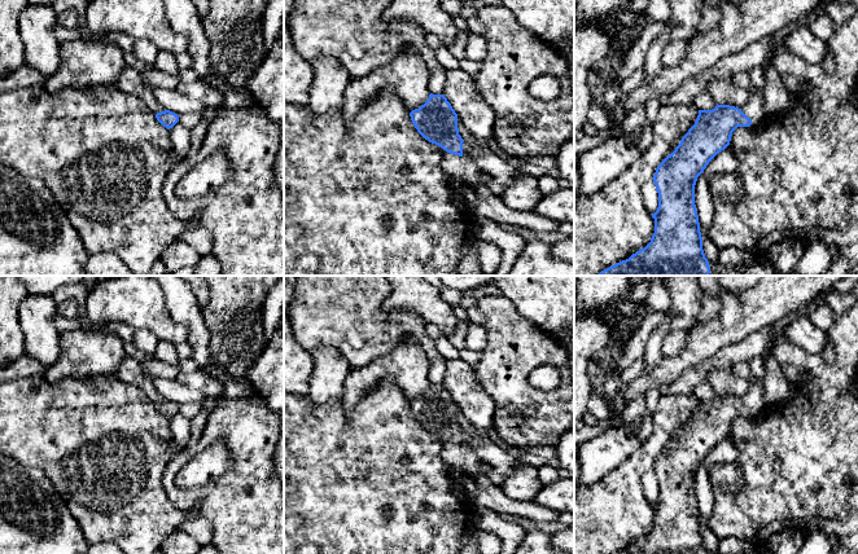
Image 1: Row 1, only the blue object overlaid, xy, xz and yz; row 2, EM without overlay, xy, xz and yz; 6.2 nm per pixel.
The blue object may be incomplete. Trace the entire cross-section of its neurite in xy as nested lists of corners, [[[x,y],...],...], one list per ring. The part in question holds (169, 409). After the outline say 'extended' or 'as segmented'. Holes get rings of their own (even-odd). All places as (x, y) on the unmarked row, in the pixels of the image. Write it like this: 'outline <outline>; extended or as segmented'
outline [[[127,356],[115,371],[115,377],[123,383],[140,388],[167,419],[179,412],[178,404],[158,393],[153,384],[153,378],[144,371],[140,360]]]; extended

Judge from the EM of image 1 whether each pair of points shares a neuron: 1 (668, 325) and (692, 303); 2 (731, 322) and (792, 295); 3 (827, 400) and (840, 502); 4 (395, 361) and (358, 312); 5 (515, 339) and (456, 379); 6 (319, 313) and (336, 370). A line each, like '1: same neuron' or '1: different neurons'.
1: same neuron
2: same neuron
3: same neuron
4: different neurons
5: different neurons
6: different neurons

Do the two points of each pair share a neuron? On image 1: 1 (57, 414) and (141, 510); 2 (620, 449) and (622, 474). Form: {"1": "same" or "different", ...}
{"1": "same", "2": "different"}

